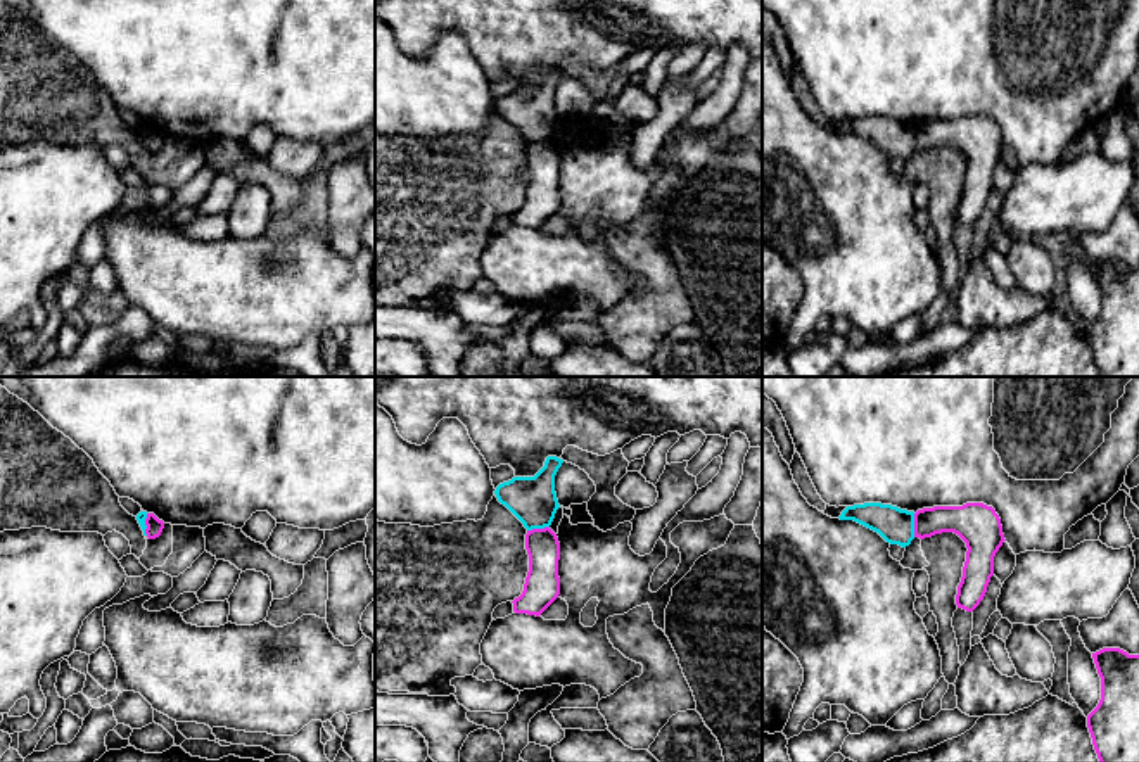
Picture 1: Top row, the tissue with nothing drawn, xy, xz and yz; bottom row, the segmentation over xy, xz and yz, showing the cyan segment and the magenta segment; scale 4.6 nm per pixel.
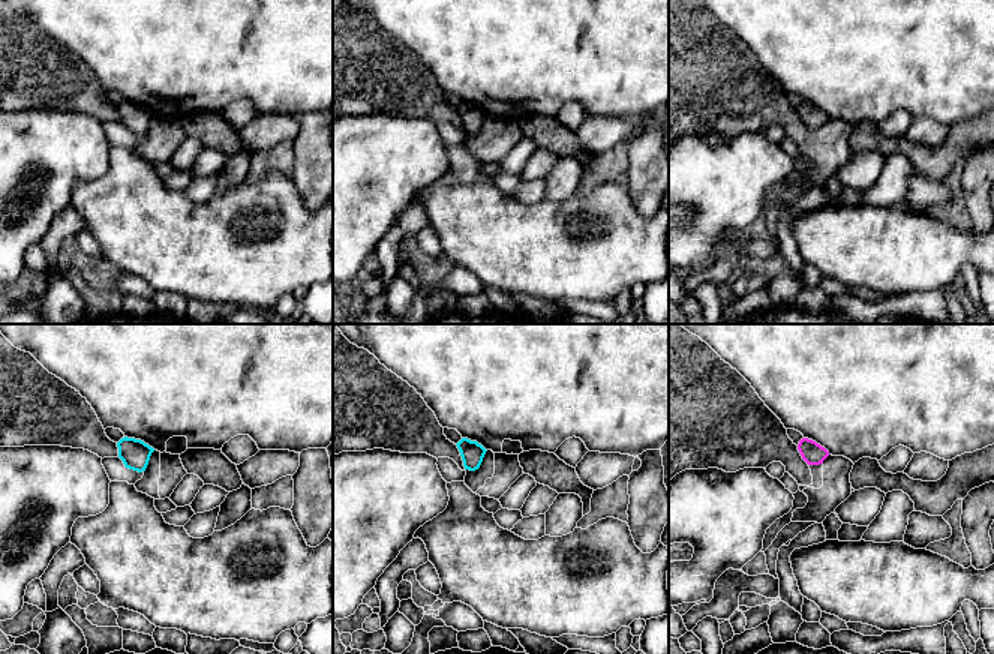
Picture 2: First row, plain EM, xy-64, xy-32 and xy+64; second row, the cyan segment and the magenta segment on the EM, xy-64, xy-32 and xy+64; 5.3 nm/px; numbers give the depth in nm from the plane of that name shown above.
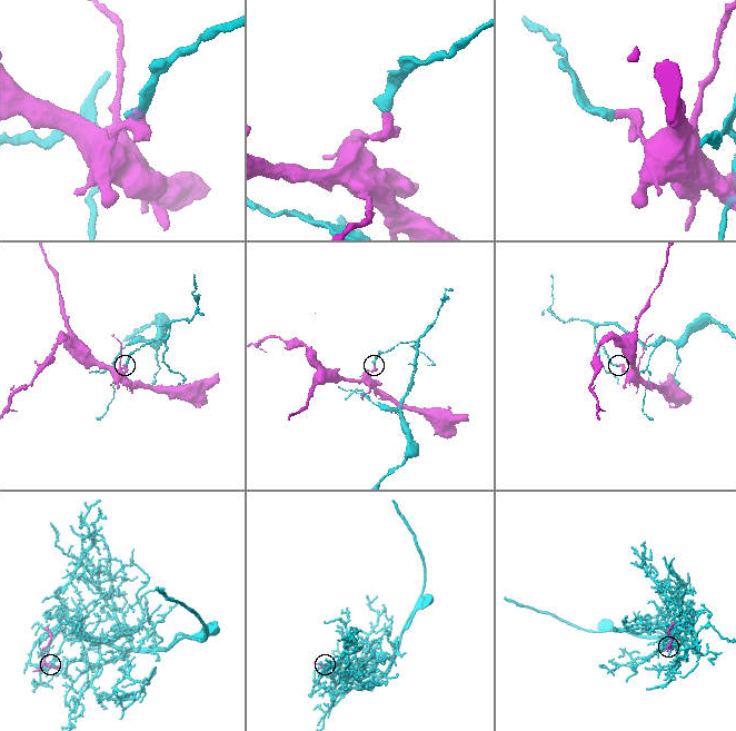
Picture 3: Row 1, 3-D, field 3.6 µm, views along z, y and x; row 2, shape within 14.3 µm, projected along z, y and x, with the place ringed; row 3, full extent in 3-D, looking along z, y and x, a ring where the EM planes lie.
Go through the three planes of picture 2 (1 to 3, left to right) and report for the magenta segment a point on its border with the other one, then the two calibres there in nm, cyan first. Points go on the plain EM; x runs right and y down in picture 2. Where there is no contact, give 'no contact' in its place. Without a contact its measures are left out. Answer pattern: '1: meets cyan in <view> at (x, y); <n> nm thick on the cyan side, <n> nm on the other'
1: no contact
2: no contact
3: no contact

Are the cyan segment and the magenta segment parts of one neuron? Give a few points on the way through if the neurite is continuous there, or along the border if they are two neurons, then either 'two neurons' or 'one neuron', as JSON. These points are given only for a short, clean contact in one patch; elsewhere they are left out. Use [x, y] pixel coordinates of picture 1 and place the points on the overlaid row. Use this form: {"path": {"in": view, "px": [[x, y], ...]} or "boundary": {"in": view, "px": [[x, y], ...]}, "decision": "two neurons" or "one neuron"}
{"boundary": {"in": "yz", "px": [[913, 514], [915, 536]]}, "decision": "two neurons"}

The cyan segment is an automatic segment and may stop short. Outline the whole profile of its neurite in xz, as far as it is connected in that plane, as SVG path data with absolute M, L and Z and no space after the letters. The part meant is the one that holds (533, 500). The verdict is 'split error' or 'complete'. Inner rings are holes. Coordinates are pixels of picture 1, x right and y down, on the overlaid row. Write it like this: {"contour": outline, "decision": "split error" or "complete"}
{"contour": "M548 456L534 477L513 477L496 487L494 494L527 530L550 527L560 508L555 475L563 460Z", "decision": "complete"}

